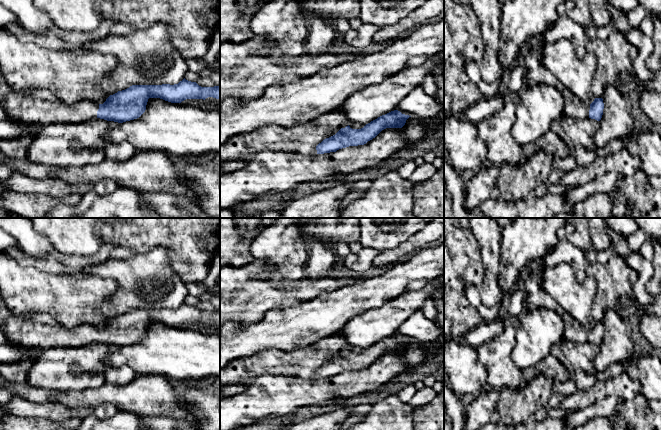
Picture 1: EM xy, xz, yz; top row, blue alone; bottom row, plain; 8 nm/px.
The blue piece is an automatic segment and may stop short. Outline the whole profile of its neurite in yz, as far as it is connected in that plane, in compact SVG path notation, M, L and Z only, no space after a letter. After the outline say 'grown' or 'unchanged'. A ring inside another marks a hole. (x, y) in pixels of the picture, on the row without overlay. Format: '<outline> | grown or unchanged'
M543 258L536 260L536 266L529 267L521 279L525 291L525 310L547 308L558 314L564 325L564 338L576 343L591 342L600 345L603 339L602 322L595 322L591 328L580 324L551 297L543 287Z | grown

